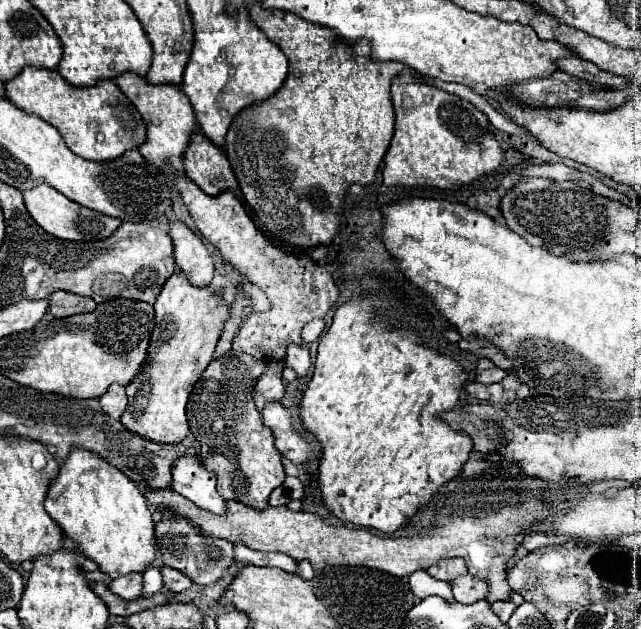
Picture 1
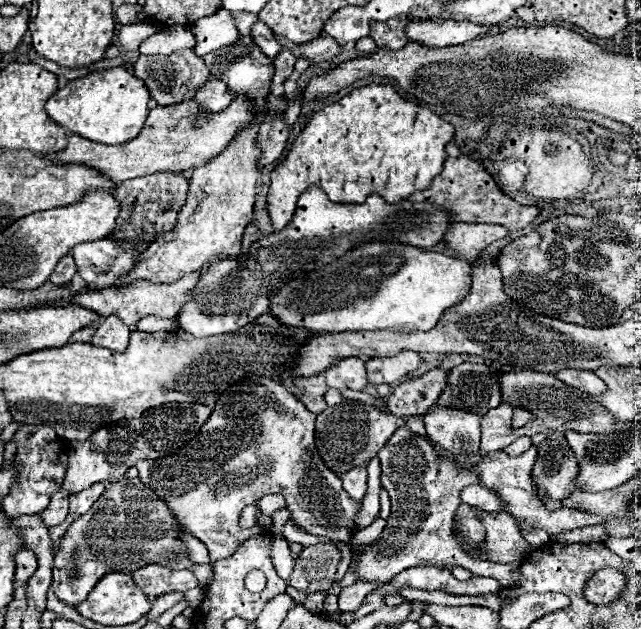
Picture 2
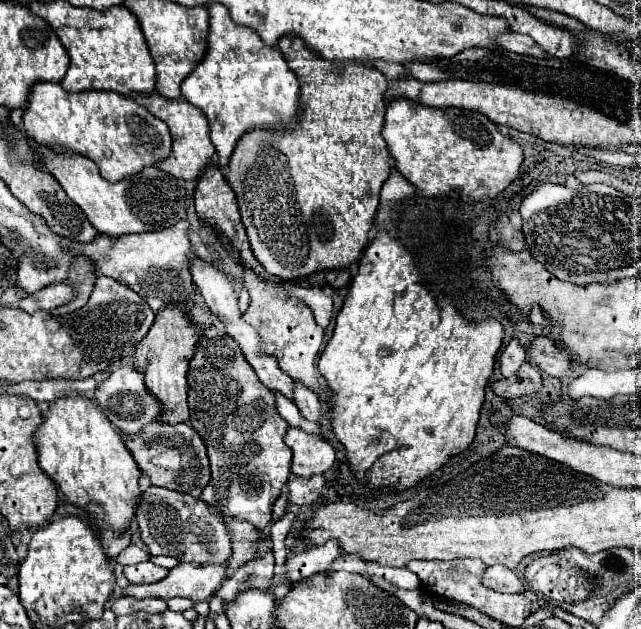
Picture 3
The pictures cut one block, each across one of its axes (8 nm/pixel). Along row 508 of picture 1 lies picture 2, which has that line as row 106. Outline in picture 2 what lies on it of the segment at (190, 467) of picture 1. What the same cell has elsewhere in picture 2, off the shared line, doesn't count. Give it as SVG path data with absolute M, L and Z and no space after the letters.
M210 80L206 82L198 92L196 92L196 102L200 102L204 106L204 114L216 114L220 110L224 110L238 94L232 94L232 90L228 90L226 82L220 80Z

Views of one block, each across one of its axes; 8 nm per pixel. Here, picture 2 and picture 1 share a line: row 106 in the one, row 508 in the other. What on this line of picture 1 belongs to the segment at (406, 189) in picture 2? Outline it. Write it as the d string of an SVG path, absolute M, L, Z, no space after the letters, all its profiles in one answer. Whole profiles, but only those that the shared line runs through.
M352 296L350 302L342 304L336 310L330 328L320 338L320 346L318 346L318 354L316 354L316 362L314 362L314 372L312 372L310 382L306 384L306 390L304 390L302 402L300 402L302 426L310 434L314 434L316 440L320 442L320 446L322 446L320 464L318 464L318 484L320 484L320 490L322 490L322 500L324 500L326 510L342 522L352 522L356 526L374 528L374 530L380 530L380 532L386 532L386 534L392 534L398 528L404 528L406 524L410 524L414 514L420 508L424 508L432 500L434 494L438 494L438 488L442 484L450 482L452 478L456 478L460 474L460 470L464 468L464 464L468 462L468 454L472 450L472 440L466 434L454 432L446 422L436 418L440 412L448 412L448 410L460 406L458 396L460 396L460 388L462 388L464 382L466 382L466 372L452 358L442 356L442 354L422 346L418 342L418 336L414 336L414 332L410 332L410 330L390 330L384 320L378 320L376 314L374 314L372 298Z

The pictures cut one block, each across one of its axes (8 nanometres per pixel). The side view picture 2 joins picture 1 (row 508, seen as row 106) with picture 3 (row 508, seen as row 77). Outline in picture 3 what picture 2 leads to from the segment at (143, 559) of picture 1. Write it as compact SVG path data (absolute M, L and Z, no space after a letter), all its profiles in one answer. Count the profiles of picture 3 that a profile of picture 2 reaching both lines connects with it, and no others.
M70 394L50 402L48 410L42 414L42 424L34 432L34 444L38 450L40 468L54 480L54 484L70 504L84 508L96 518L98 528L110 528L122 532L130 526L136 506L140 502L140 486L138 486L140 468L130 450L124 446L120 430L110 422L108 414L94 398L86 398L82 394Z

